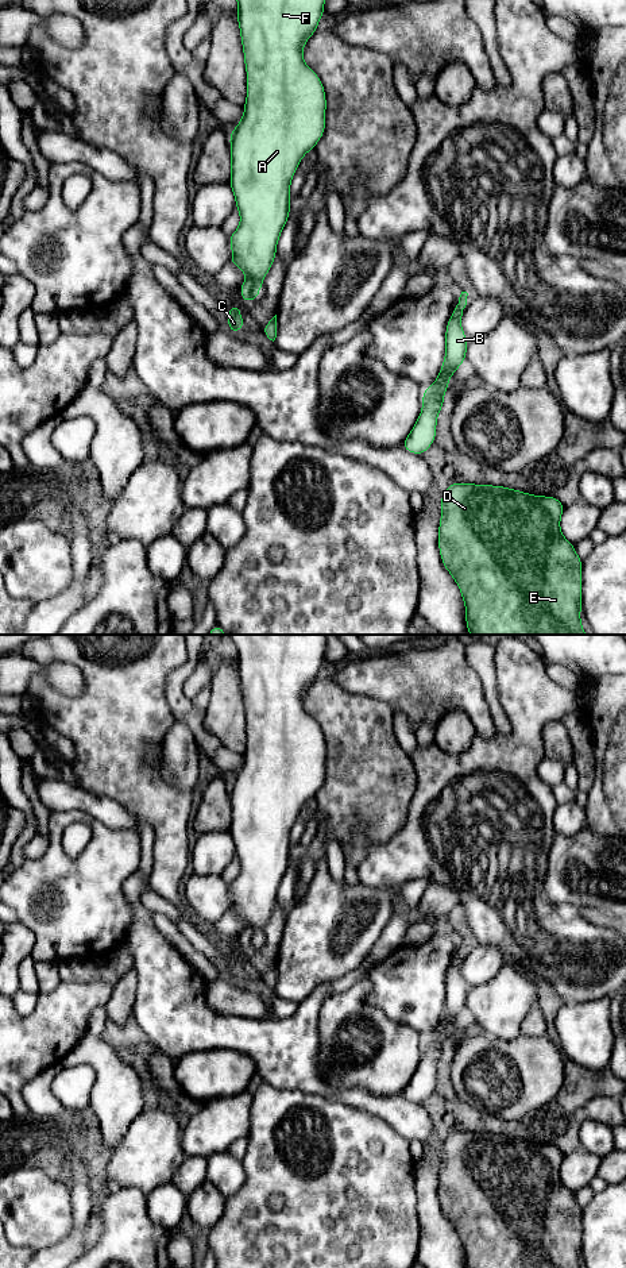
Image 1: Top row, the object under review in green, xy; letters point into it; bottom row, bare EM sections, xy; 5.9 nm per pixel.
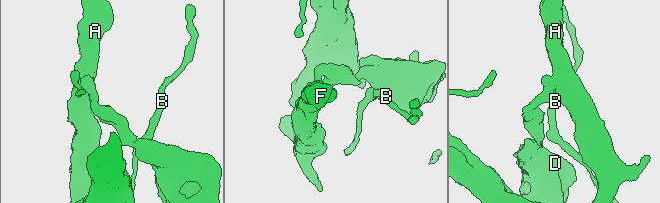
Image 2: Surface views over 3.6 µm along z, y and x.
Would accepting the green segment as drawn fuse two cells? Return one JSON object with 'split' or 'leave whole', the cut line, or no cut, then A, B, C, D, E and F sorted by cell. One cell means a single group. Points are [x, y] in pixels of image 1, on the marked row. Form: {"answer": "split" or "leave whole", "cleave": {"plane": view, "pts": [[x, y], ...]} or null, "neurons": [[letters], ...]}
{"answer": "split", "cleave": {"plane": "xy", "pts": [[257, 293], [252, 299]]}, "neurons": [["A", "B", "C", "F"], ["D", "E"]]}

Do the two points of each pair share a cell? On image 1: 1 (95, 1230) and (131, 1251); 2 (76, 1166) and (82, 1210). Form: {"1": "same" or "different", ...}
{"1": "different", "2": "same"}

